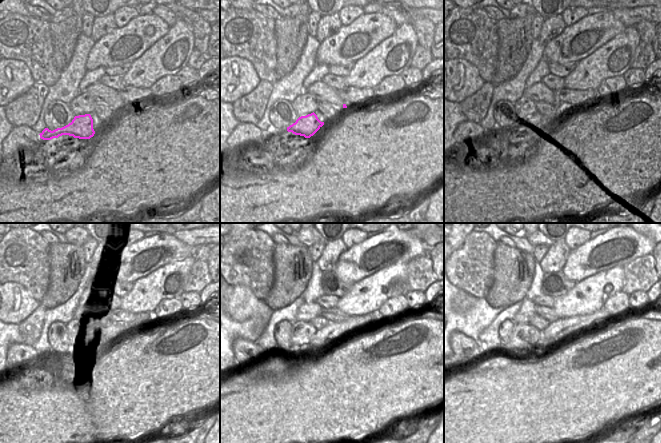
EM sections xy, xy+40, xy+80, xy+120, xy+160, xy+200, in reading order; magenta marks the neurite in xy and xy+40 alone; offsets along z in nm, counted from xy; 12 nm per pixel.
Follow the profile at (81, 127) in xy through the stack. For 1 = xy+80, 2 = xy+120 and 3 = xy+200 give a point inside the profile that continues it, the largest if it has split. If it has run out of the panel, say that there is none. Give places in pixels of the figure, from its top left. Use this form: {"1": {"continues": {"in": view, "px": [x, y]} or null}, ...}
{"1": {"continues": {"in": "xy+80", "px": [536, 122]}}, "2": {"continues": {"in": "xy+120", "px": [112, 331]}}, "3": {"continues": {"in": "xy+200", "px": [560, 329]}}}

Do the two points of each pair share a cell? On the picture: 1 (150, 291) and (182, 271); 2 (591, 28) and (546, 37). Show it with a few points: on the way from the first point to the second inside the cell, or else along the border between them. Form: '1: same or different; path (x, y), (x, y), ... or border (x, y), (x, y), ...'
1: same; path (158, 285), (170, 273), (174, 272)
2: different; border (566, 27), (544, 45)

